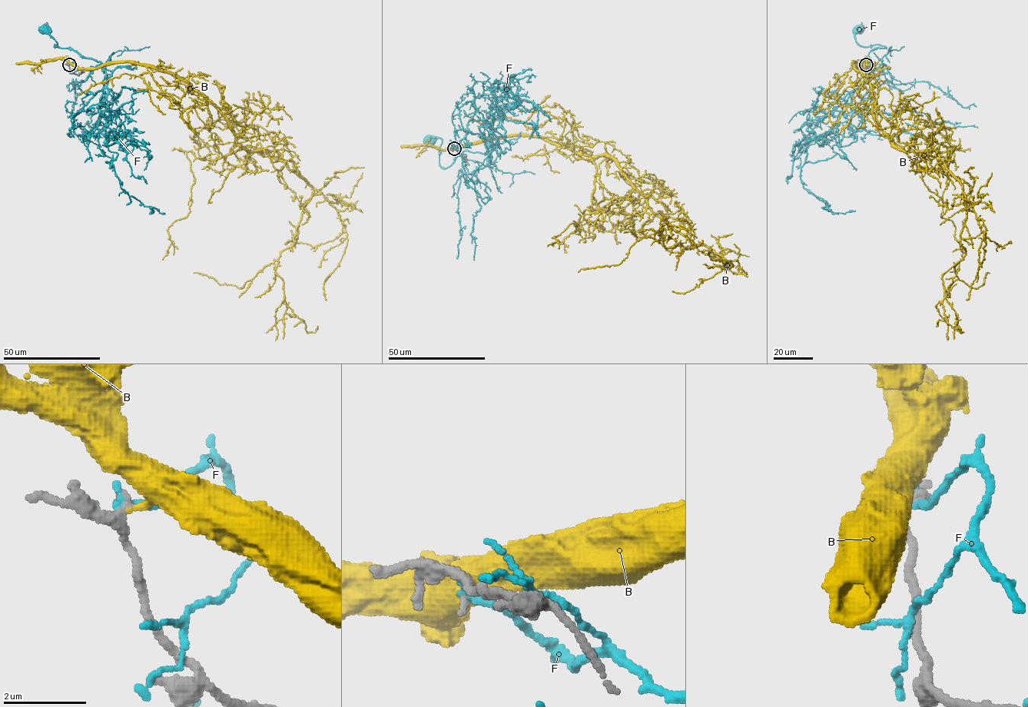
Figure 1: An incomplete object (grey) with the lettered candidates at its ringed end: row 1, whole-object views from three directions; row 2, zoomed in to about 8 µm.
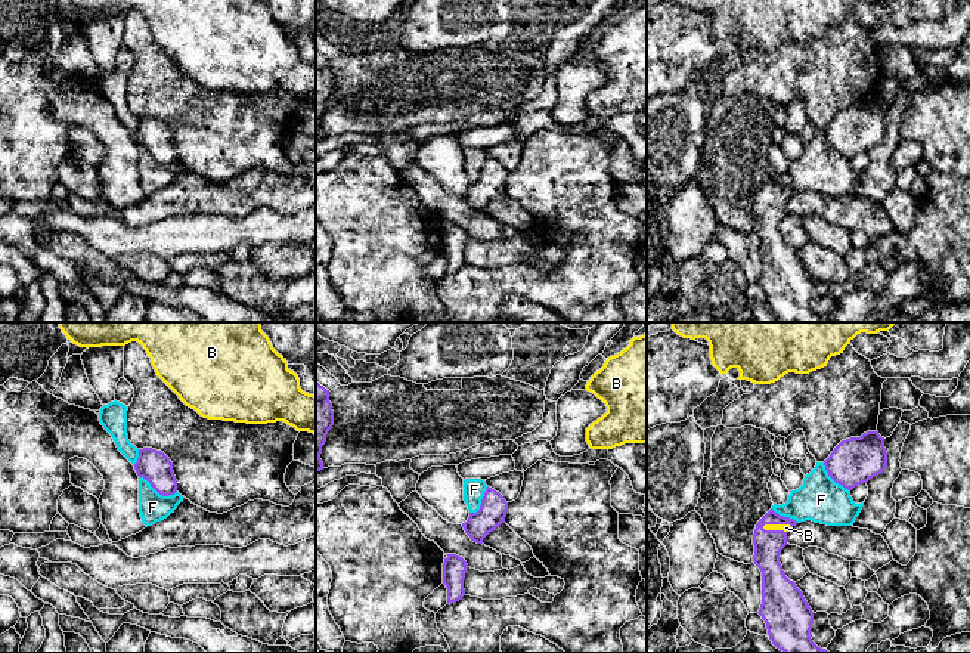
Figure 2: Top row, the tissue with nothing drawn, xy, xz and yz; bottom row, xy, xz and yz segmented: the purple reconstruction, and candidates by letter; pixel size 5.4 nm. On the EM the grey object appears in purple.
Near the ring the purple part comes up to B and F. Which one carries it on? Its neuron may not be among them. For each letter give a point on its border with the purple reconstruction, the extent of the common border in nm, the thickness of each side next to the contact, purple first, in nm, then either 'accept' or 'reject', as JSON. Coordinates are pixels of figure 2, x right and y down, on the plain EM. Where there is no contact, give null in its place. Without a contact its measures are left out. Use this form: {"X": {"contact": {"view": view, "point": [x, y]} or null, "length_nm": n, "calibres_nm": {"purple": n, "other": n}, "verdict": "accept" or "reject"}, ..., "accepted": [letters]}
{"B": {"contact": {"view": "yz", "point": [777, 192]}, "length_nm": 170, "calibres_nm": {"purple": 160, "other": 50}, "verdict": "accept"}, "F": {"contact": {"view": "xy", "point": [158, 161]}, "length_nm": 220, "calibres_nm": {"purple": 170, "other": 160}, "verdict": "reject"}, "accepted": ["B"]}

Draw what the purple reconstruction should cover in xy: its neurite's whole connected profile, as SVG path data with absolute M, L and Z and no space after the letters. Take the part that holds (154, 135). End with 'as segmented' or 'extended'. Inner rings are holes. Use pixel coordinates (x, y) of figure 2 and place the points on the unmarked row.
M139 118L139 127L134 133L139 146L146 148L151 155L162 165L177 161L177 149L170 127L156 118Z; as segmented

